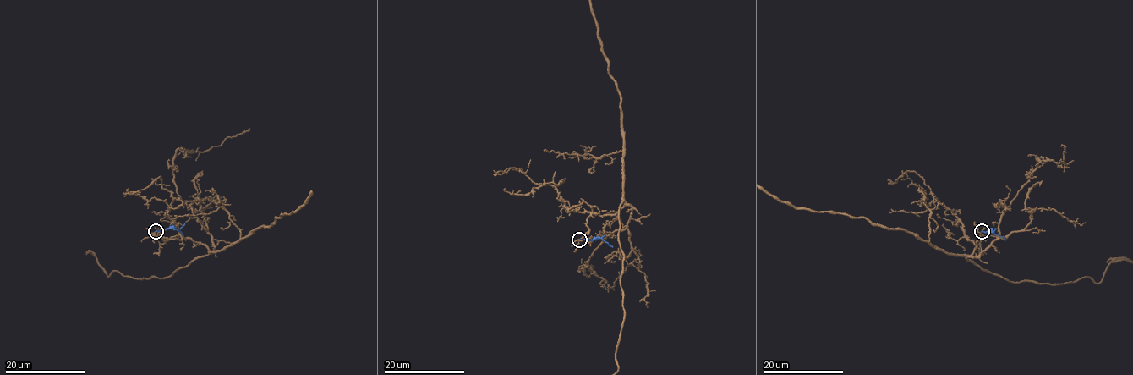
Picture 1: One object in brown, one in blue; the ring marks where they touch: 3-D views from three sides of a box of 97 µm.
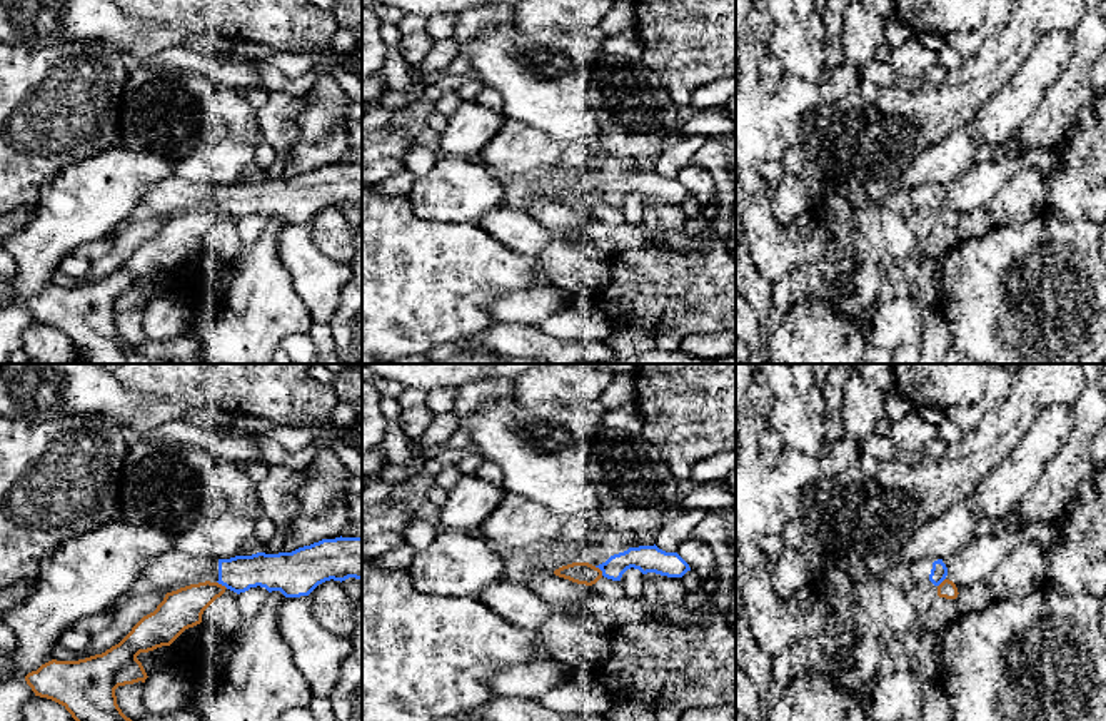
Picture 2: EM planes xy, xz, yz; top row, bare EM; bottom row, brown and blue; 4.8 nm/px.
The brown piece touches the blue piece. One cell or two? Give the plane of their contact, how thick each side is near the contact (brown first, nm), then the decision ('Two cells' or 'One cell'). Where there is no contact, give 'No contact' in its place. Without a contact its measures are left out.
Touches brown in xz. Thickness 110 nm (brown) against 130 nm. Two cells

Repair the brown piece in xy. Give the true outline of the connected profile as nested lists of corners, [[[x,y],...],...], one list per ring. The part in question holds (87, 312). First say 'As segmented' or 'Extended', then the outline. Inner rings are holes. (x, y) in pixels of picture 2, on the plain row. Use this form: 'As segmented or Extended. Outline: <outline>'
As segmented. Outline: [[[205,207],[167,219],[153,239],[143,242],[118,270],[105,279],[78,287],[52,285],[37,297],[28,299],[25,307],[35,322],[62,330],[78,349],[78,357],[85,364],[173,364],[138,354],[118,334],[115,315],[138,307],[145,309],[148,302],[137,282],[162,272],[170,272],[185,255],[200,250],[204,237],[220,224],[225,215],[227,214],[219,209]]]

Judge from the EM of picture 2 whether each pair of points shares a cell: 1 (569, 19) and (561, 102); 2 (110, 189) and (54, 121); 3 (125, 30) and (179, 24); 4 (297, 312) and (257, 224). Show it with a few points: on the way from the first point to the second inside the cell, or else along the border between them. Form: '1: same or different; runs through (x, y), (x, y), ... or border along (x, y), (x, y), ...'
1: different; border along (529, 29), (568, 34), (598, 32)
2: different; border along (115, 144), (62, 167), (50, 179)
3: different; border along (127, 17), (137, 25), (137, 35), (125, 54)
4: different; border along (269, 219), (262, 232), (242, 249)

